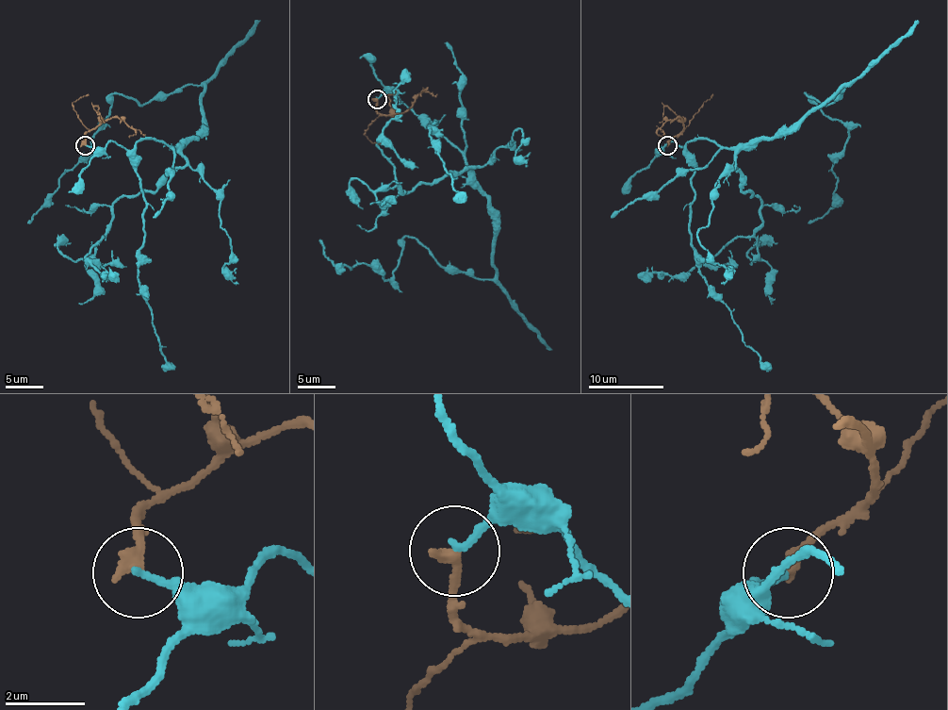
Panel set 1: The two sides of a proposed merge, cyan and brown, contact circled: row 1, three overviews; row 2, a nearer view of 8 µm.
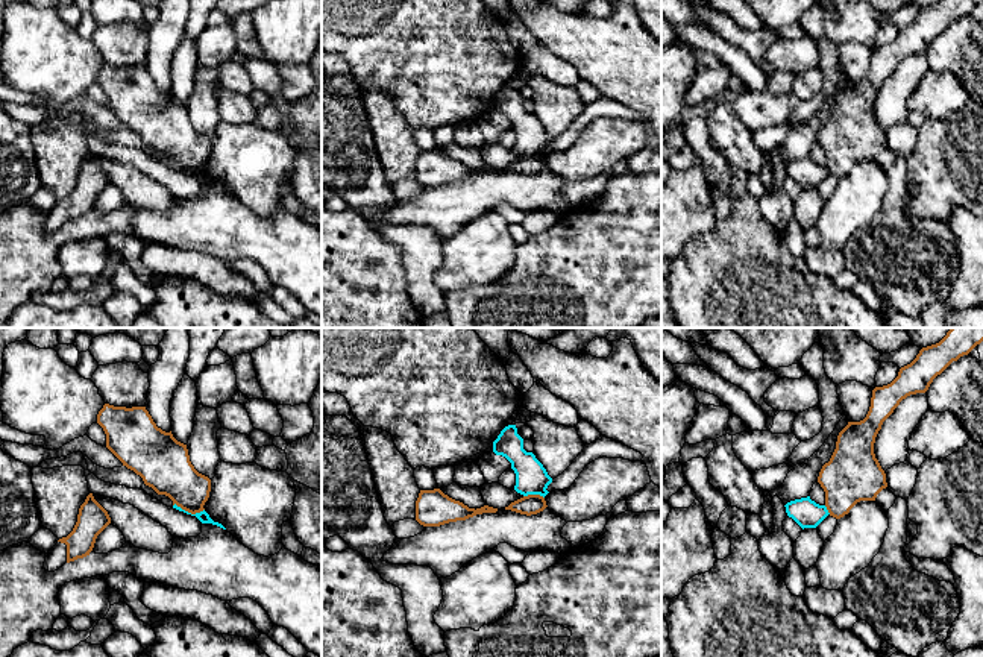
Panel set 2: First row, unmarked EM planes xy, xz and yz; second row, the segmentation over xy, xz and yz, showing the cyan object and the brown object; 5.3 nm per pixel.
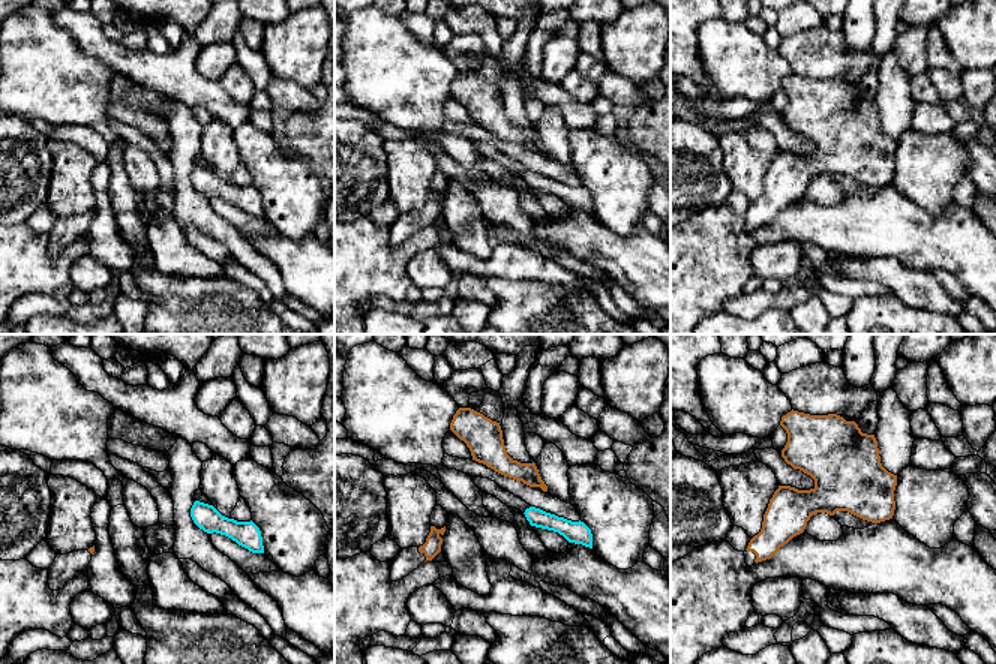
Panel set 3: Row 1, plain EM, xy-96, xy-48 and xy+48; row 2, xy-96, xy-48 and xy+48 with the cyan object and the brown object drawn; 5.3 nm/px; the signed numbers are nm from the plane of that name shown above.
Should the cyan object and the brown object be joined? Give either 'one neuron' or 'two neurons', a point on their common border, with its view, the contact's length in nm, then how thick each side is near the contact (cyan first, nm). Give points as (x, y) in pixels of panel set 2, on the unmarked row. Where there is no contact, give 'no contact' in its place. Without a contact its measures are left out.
two neurons | xy (187, 172) | 170 nm | 60/260 nm

